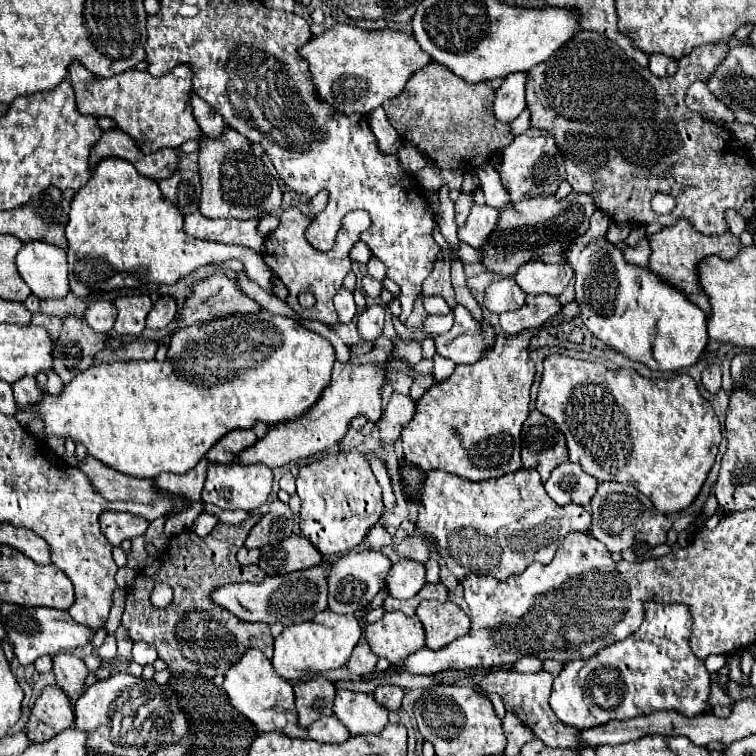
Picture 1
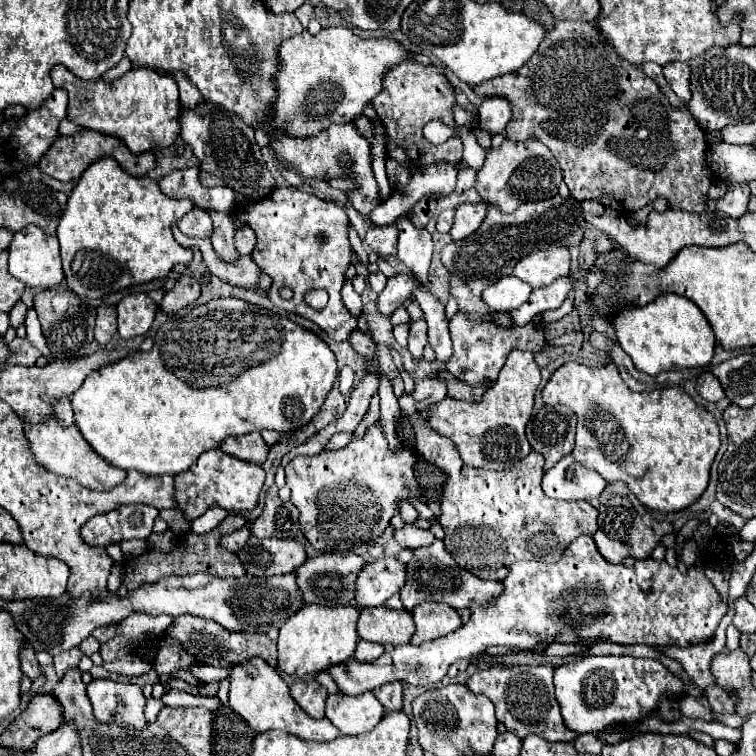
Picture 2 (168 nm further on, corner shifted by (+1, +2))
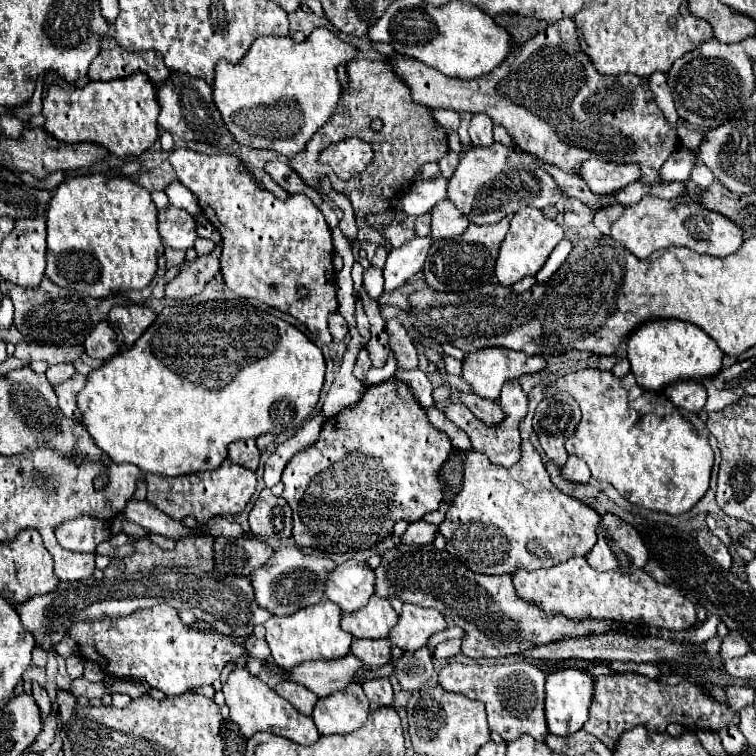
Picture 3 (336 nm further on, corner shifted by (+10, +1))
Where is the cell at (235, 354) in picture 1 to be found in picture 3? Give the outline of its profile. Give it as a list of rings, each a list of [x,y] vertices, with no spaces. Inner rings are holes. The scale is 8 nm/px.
[[[197,303],[197,305],[173,305],[165,307],[157,319],[149,325],[149,329],[137,339],[137,343],[127,349],[117,353],[117,357],[111,357],[105,361],[99,369],[93,369],[87,375],[87,385],[83,391],[77,395],[77,409],[81,411],[81,421],[89,435],[93,437],[95,445],[111,457],[113,463],[133,463],[145,473],[165,473],[169,477],[177,475],[187,475],[187,473],[197,473],[197,471],[207,471],[207,469],[217,469],[221,461],[227,457],[227,445],[239,439],[249,439],[249,437],[259,437],[261,433],[297,433],[299,427],[309,419],[313,413],[319,393],[323,387],[323,377],[325,377],[325,359],[321,349],[311,343],[297,327],[285,323],[283,319],[277,319],[261,309],[255,309],[249,303]]]

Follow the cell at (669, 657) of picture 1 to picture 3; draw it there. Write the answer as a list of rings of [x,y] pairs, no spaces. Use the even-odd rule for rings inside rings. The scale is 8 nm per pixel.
[[[565,667],[547,675],[545,683],[545,717],[549,733],[553,735],[573,735],[583,729],[589,719],[589,701],[593,701],[593,677],[587,671]]]

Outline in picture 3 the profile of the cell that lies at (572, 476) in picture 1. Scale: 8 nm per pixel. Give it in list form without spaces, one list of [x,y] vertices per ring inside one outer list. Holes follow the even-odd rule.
[[[569,457],[567,463],[561,467],[561,477],[565,477],[565,481],[569,483],[589,483],[591,479],[591,473],[589,473],[589,467],[583,459],[579,457]]]

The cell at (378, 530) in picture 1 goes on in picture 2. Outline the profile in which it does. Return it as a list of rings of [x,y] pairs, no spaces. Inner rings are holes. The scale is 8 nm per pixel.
[[[404,526],[404,528],[396,530],[394,538],[402,548],[410,548],[410,550],[422,548],[422,546],[428,546],[434,542],[434,534],[430,530],[422,530],[416,526]]]

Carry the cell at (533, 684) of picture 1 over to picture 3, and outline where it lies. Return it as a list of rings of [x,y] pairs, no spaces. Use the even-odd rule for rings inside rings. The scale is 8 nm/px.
[[[525,661],[511,665],[455,665],[449,663],[437,673],[437,681],[451,693],[461,693],[469,699],[477,699],[487,707],[489,729],[497,731],[507,743],[521,735],[531,735],[537,741],[545,741],[549,735],[545,721],[545,673]]]

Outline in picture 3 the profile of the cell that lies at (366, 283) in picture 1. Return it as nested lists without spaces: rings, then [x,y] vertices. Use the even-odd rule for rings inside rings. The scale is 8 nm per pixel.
[[[369,267],[363,273],[363,285],[365,285],[367,295],[377,301],[381,297],[381,293],[383,293],[383,271],[377,269],[377,267]]]

